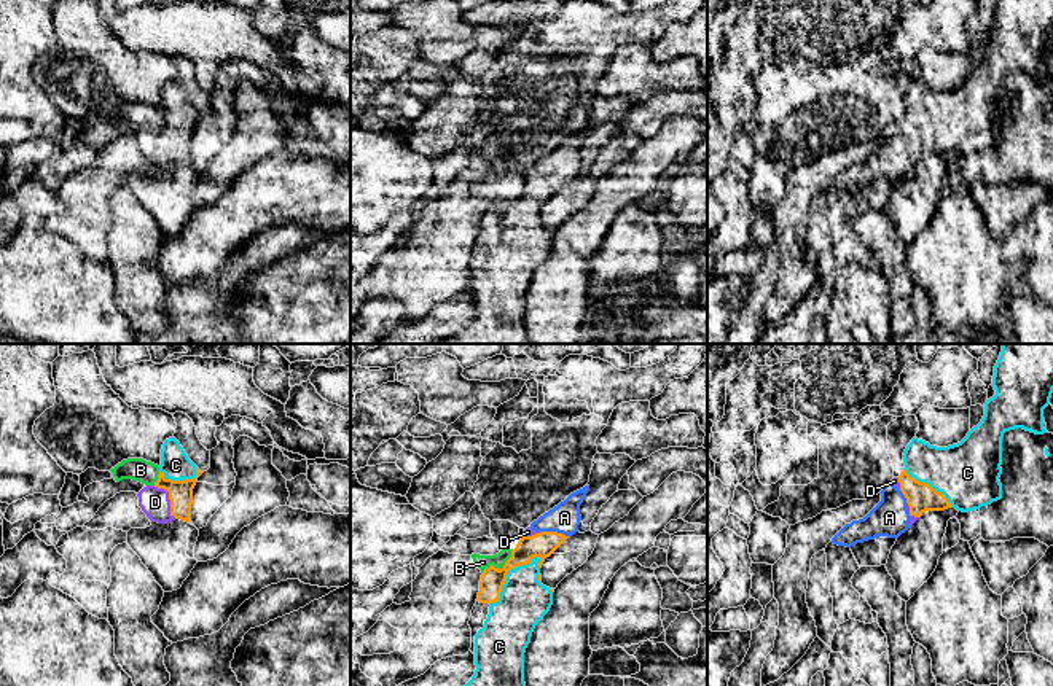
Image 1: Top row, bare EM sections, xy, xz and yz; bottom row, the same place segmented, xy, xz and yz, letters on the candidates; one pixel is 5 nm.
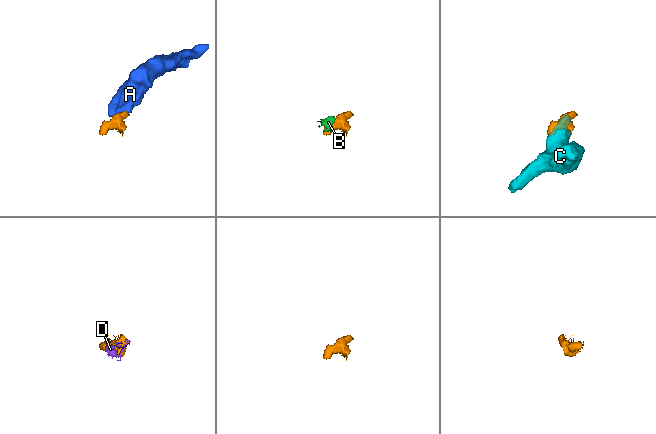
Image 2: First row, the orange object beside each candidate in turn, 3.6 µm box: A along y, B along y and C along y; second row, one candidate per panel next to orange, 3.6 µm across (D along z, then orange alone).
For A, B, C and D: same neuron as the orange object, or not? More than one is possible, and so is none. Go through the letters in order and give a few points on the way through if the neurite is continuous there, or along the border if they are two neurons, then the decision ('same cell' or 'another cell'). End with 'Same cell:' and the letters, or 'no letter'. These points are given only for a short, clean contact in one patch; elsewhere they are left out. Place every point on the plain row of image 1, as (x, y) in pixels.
A: same cell
B: border along xz (513, 193), (512, 199), (499, 212), (489, 209), (481, 215); another cell
C: same cell
D: same cell
Same cell: A, C, D

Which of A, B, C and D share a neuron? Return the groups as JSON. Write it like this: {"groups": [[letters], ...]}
{"groups": [["A", "C", "D"], ["B"]]}

